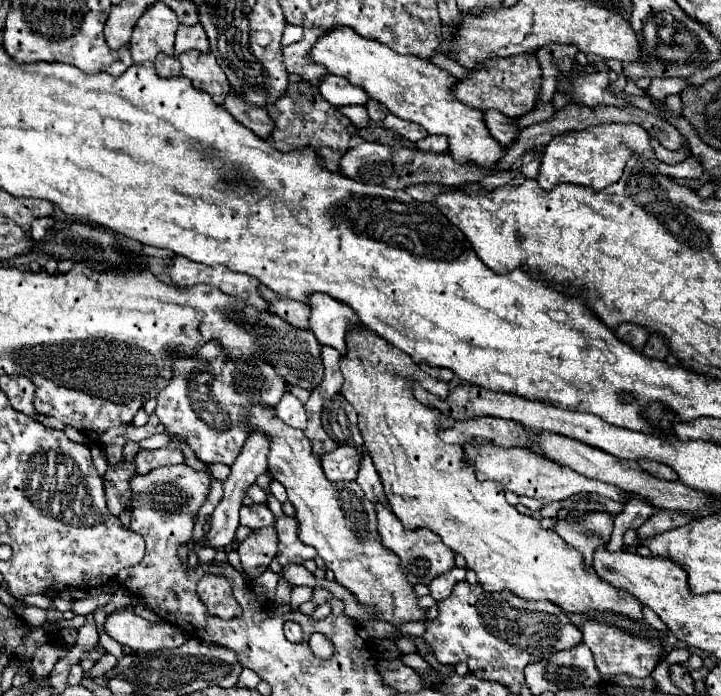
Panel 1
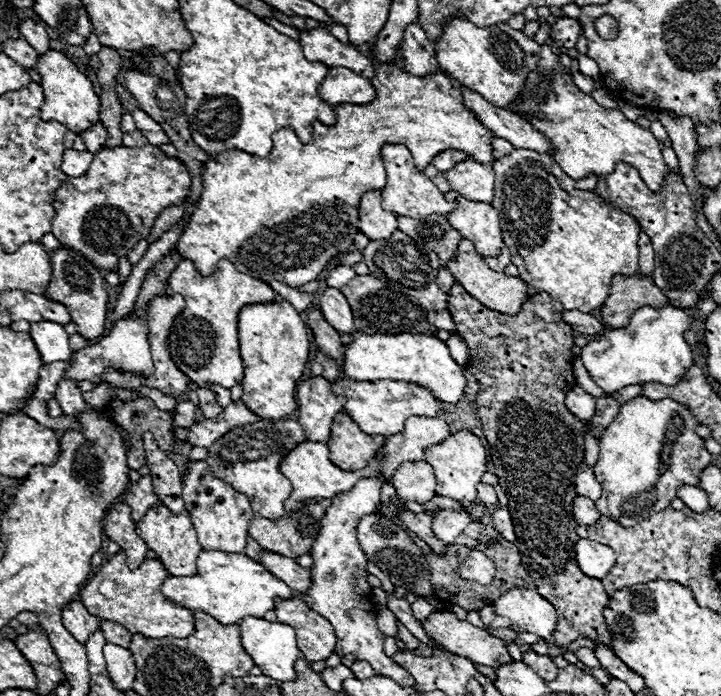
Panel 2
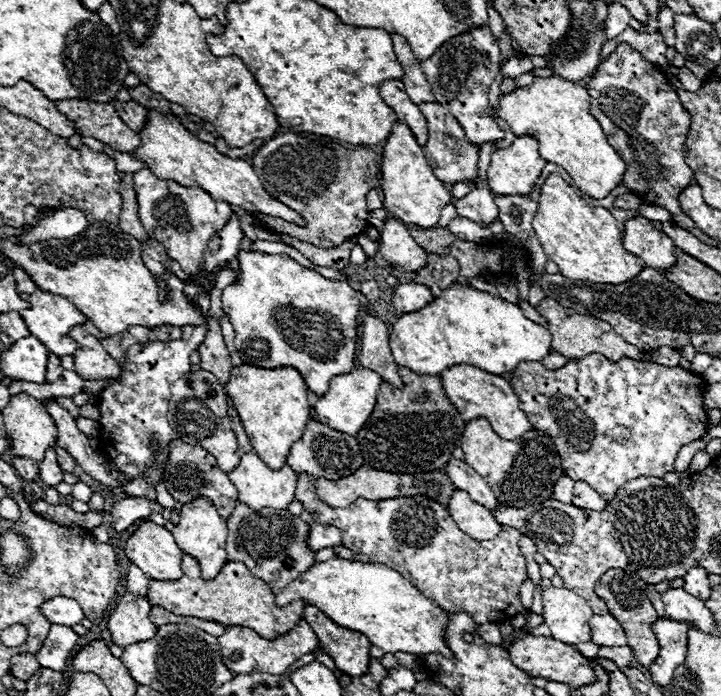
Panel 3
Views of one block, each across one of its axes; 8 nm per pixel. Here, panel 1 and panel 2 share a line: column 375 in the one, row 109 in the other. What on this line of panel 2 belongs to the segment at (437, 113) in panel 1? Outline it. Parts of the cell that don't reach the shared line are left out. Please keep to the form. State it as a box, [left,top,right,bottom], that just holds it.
[38,50,100,132]

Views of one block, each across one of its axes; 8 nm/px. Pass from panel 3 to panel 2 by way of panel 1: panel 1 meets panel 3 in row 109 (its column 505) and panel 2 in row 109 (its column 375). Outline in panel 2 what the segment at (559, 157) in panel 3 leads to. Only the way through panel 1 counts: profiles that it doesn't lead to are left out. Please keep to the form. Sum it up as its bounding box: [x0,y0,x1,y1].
[176,64,494,286]

